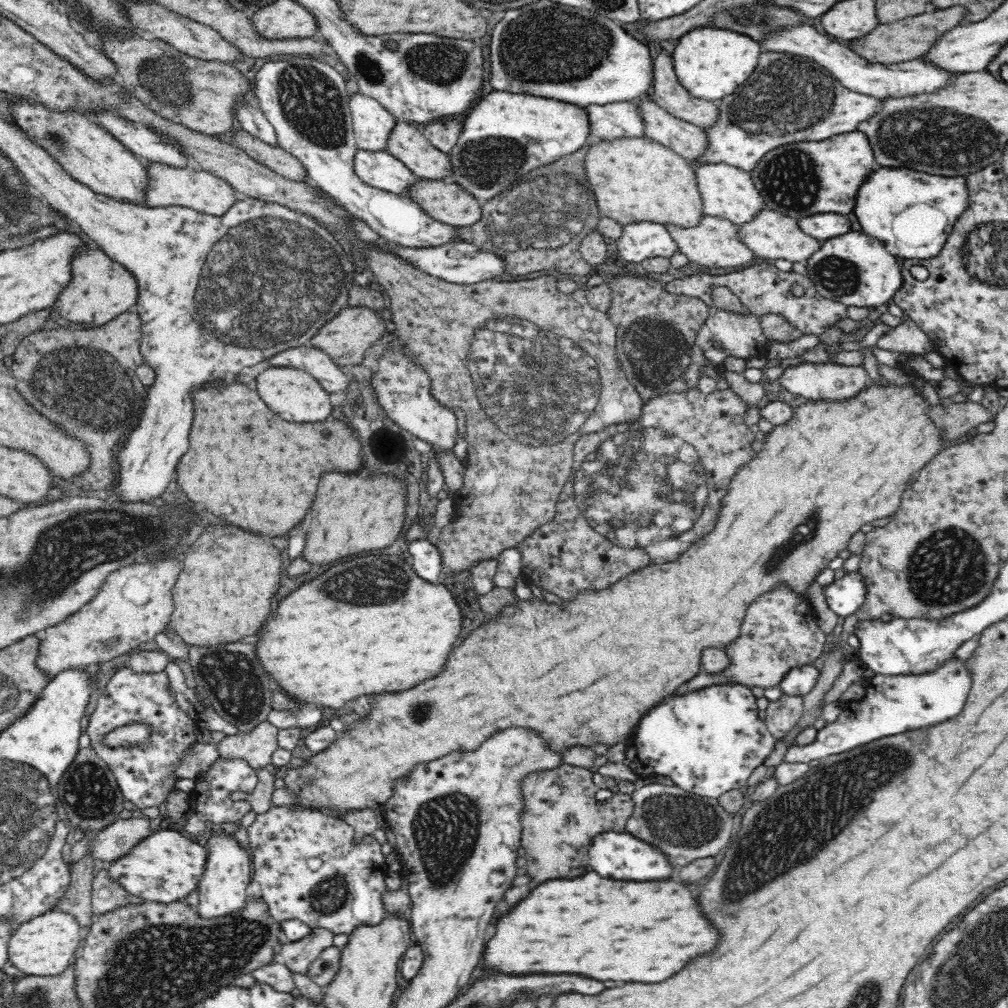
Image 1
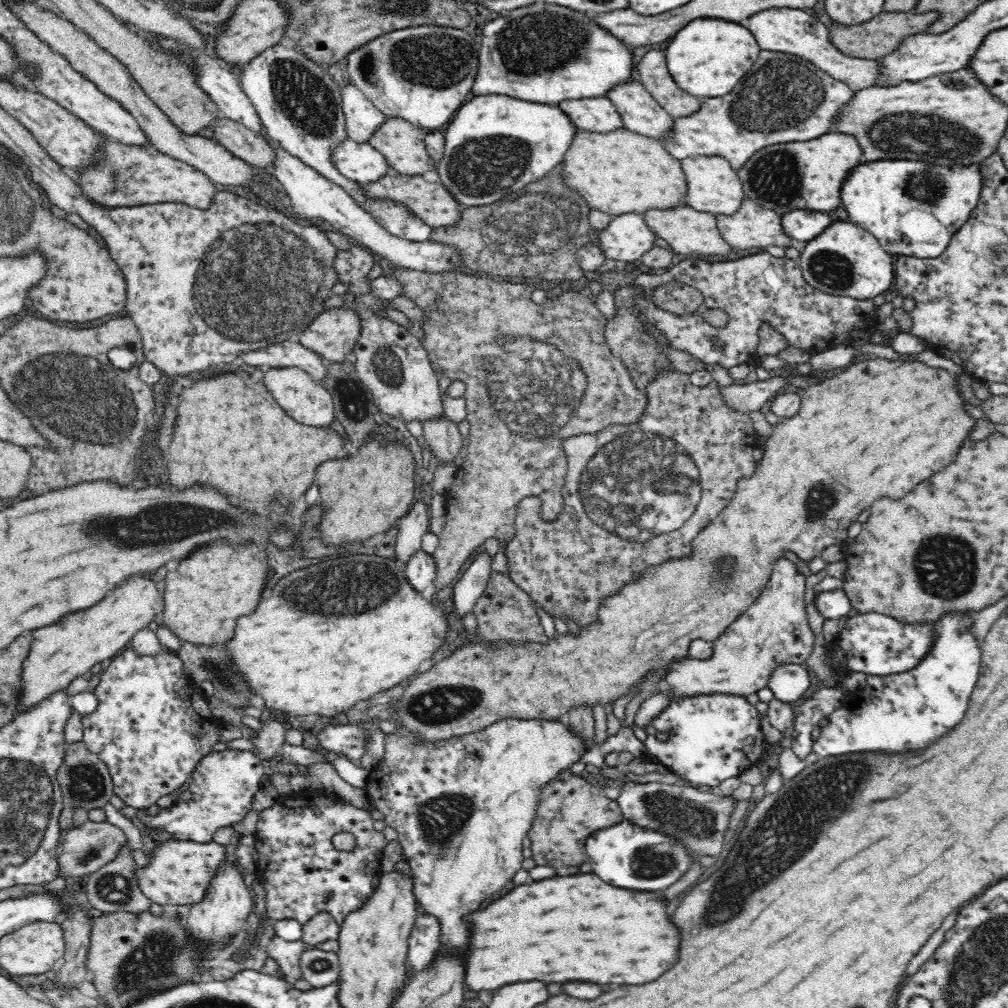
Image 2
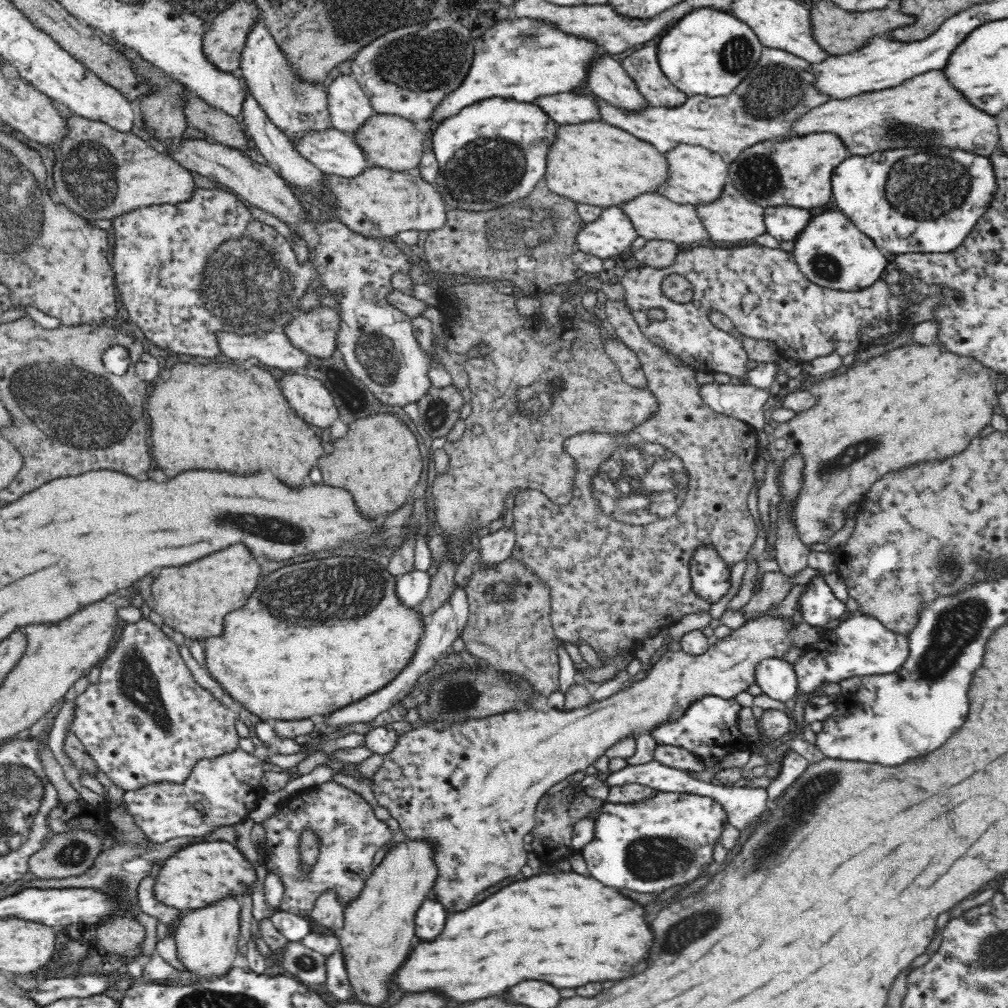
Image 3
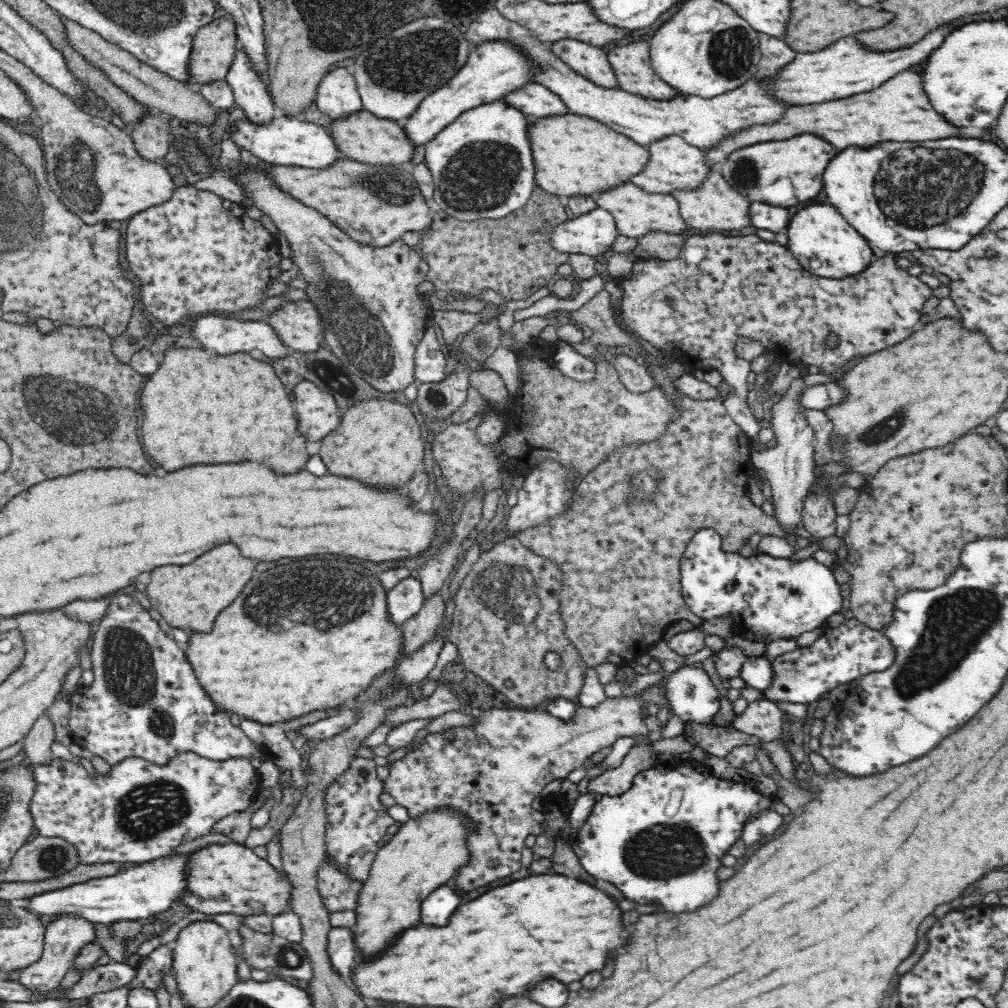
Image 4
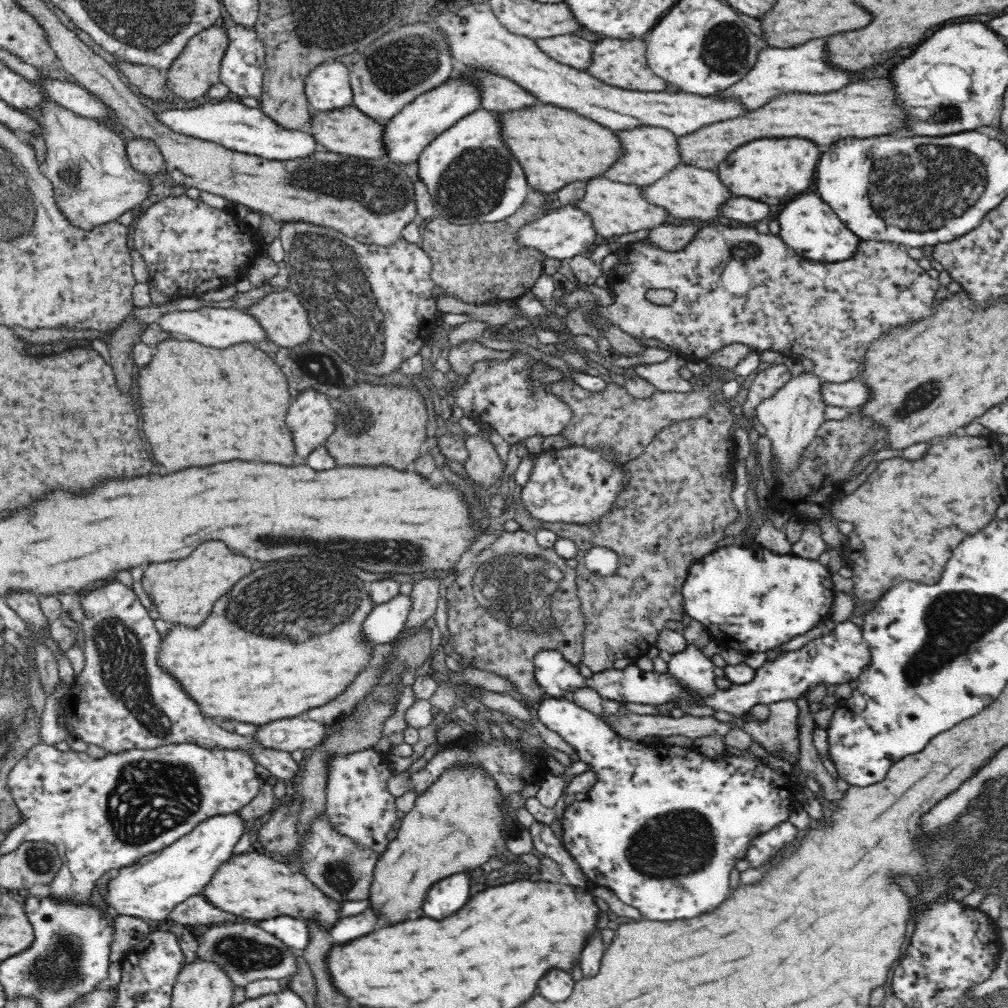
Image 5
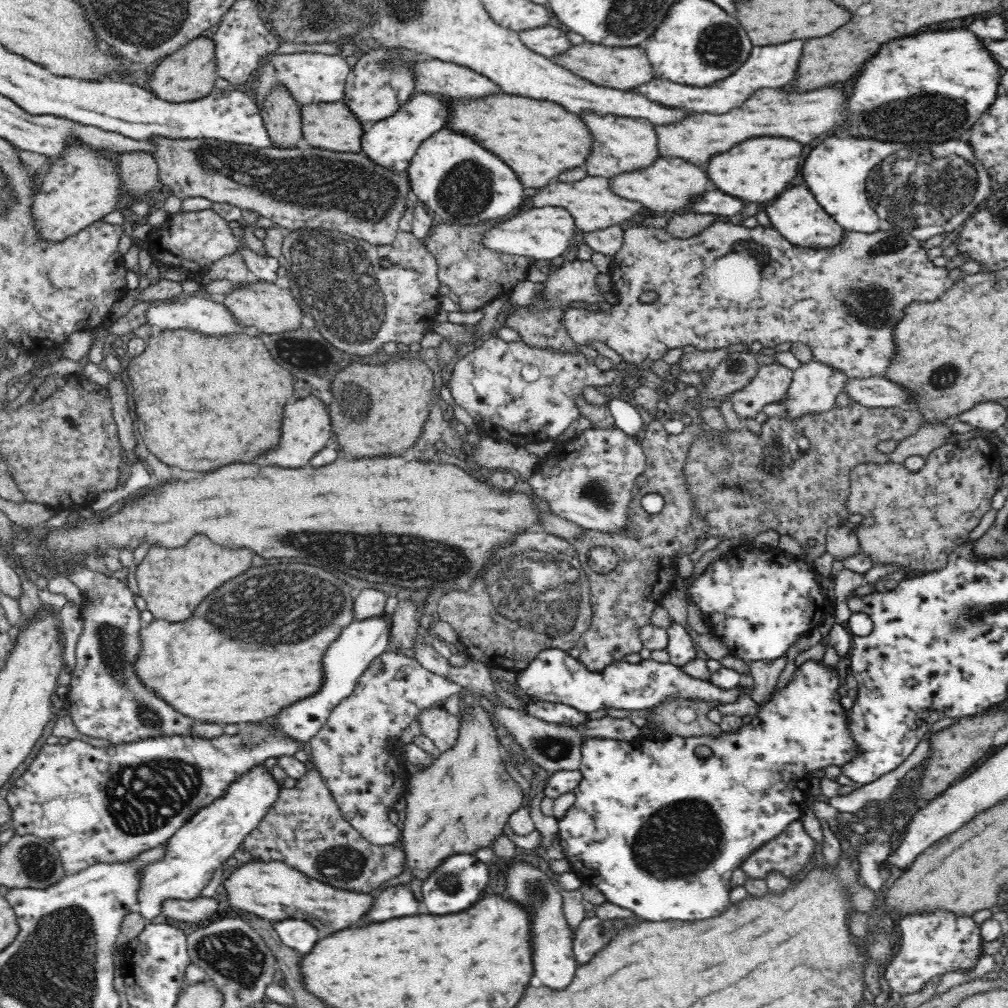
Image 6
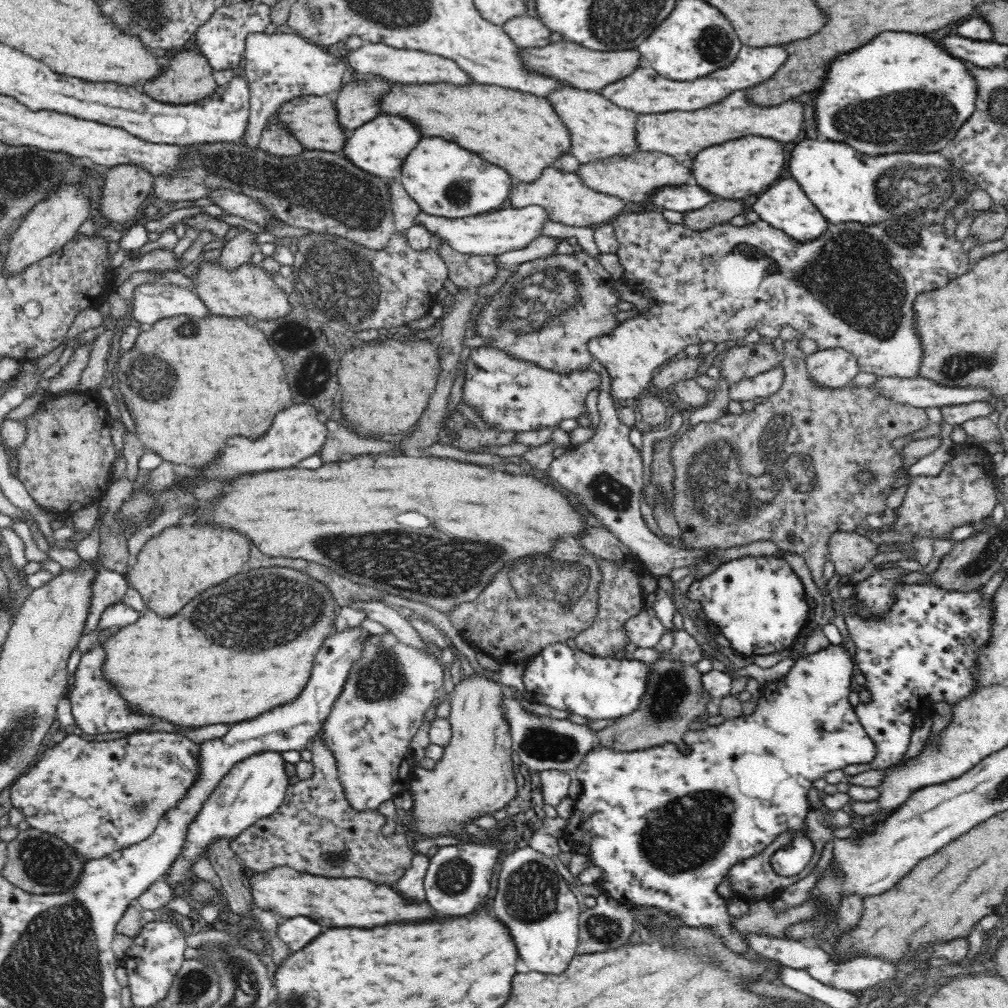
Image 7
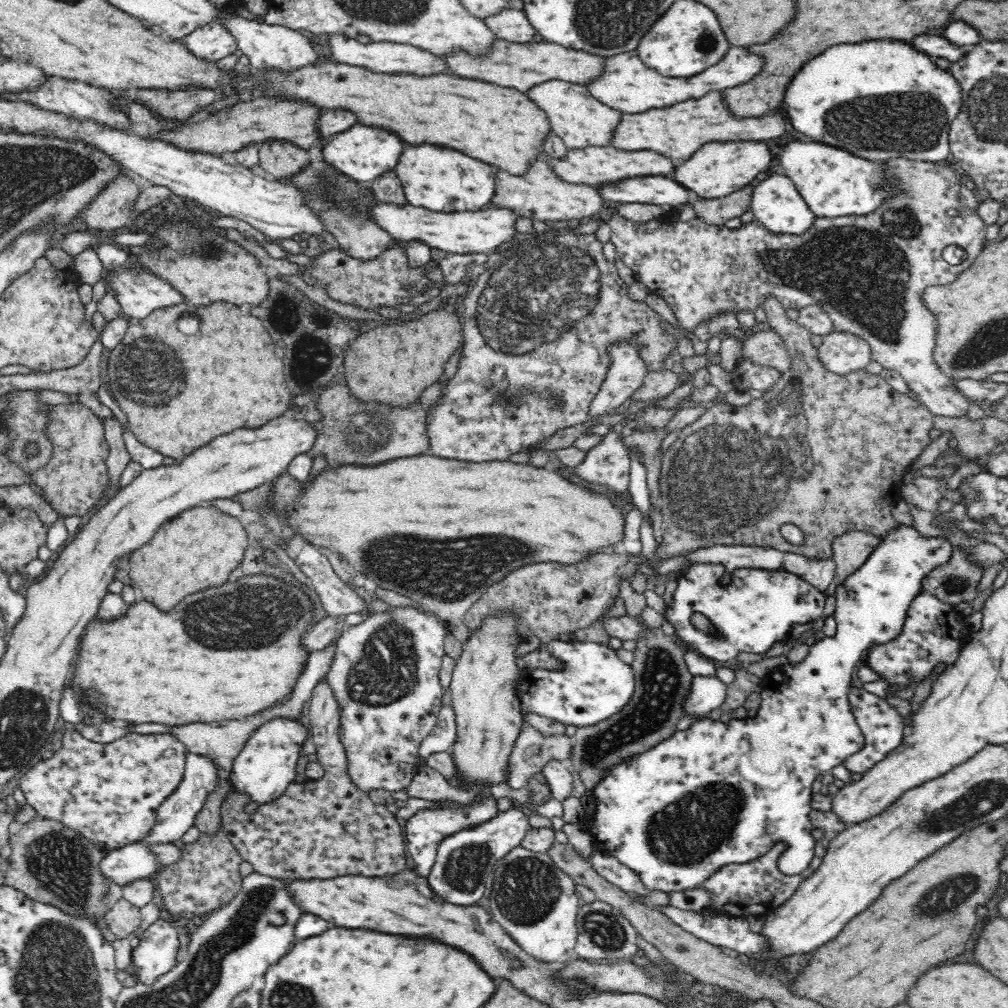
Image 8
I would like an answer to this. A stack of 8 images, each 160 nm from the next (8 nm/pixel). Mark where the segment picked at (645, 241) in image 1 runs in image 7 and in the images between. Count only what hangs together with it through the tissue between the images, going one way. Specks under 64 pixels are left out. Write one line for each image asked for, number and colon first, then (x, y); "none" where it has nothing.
2: (626, 238)
3: (613, 233)
4: (593, 234)
5: (565, 232)
6: (543, 233)
7: (497, 231)

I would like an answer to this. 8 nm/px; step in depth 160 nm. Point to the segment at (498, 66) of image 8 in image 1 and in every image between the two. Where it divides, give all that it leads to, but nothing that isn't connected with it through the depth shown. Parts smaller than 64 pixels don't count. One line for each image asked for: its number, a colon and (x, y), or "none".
1: (669, 94)
2: (652, 70)
3: (643, 66)
4: (632, 66)
5: (622, 64)
6: (618, 68)
7: (561, 61)

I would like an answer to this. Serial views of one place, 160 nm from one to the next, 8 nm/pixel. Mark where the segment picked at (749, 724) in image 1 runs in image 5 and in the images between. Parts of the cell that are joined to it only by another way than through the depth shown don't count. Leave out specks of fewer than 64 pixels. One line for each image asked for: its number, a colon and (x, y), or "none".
2: (709, 737)
3: (708, 728)
4: (694, 699)
5: (691, 669)

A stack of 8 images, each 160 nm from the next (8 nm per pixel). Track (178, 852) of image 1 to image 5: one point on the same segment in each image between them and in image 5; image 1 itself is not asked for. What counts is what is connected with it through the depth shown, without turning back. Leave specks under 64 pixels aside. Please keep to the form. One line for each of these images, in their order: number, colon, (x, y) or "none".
2: (178, 872)
3: (196, 875)
4: (228, 877)
5: (255, 885)

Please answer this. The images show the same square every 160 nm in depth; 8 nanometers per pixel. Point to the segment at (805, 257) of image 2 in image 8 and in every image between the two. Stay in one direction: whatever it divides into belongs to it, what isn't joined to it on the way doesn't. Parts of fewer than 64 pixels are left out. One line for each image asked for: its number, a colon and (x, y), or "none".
3: (831, 252)
4: (822, 241)
5: (808, 227)
6: (802, 220)
7: (784, 206)
8: (776, 204)

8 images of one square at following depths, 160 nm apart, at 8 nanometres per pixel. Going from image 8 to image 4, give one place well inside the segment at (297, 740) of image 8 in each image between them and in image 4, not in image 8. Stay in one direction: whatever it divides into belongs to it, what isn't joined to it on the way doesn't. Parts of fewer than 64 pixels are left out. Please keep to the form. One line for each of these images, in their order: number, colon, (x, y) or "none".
4: (135, 893)
5: (150, 889)
6: (216, 832)
7: (255, 787)

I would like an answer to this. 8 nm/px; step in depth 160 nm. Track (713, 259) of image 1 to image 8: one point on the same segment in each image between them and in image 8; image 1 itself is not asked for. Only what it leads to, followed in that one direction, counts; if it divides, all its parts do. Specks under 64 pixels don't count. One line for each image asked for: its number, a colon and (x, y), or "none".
2: (690, 233)
3: (654, 216)
4: (636, 212)
5: (615, 208)
6: (594, 206)
7: (564, 199)
8: (539, 194)

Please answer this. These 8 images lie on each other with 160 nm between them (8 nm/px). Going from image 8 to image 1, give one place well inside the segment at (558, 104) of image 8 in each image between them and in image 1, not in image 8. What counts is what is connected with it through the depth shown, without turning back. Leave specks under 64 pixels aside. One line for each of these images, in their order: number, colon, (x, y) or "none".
1: (728, 192)
2: (714, 187)
3: (697, 176)
4: (673, 165)
5: (648, 153)
6: (620, 145)
7: (597, 129)

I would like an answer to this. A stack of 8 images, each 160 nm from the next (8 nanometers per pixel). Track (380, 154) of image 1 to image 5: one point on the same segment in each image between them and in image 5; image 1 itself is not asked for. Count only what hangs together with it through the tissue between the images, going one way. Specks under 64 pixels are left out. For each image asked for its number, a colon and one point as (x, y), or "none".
2: (361, 162)
3: (335, 153)
4: (287, 141)
5: (249, 130)

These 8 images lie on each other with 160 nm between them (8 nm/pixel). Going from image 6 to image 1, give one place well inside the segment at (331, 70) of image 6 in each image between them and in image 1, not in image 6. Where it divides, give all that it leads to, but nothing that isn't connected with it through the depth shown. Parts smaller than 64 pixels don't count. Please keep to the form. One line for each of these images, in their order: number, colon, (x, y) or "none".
1: (373, 126)
2: (363, 120)
3: (349, 107)
4: (337, 96)
5: (327, 87)

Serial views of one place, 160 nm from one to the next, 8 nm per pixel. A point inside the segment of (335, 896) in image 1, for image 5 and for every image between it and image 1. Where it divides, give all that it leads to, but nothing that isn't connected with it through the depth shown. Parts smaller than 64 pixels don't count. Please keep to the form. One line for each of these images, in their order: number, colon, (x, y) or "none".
2: (302, 873)
3: (348, 833)
4: (356, 821)
5: (359, 806)

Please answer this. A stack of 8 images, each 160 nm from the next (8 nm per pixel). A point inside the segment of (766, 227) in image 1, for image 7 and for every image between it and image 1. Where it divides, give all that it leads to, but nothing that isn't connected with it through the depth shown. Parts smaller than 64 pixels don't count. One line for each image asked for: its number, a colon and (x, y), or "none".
2: (754, 226)
3: (732, 218)
4: (715, 205)
5: (687, 192)
6: (669, 184)
7: (632, 177)

